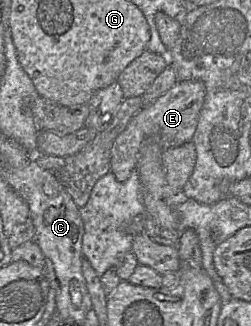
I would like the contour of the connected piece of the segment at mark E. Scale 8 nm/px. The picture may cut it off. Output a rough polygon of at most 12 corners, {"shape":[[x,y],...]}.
{"shape":[[179,81],[137,112],[112,146],[110,171],[126,181],[140,146],[191,141],[206,88]]}

